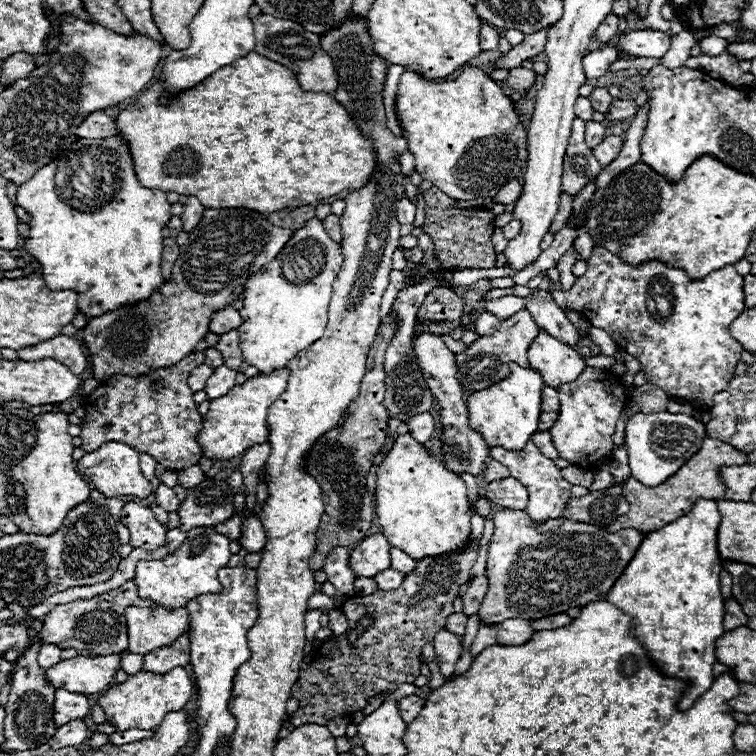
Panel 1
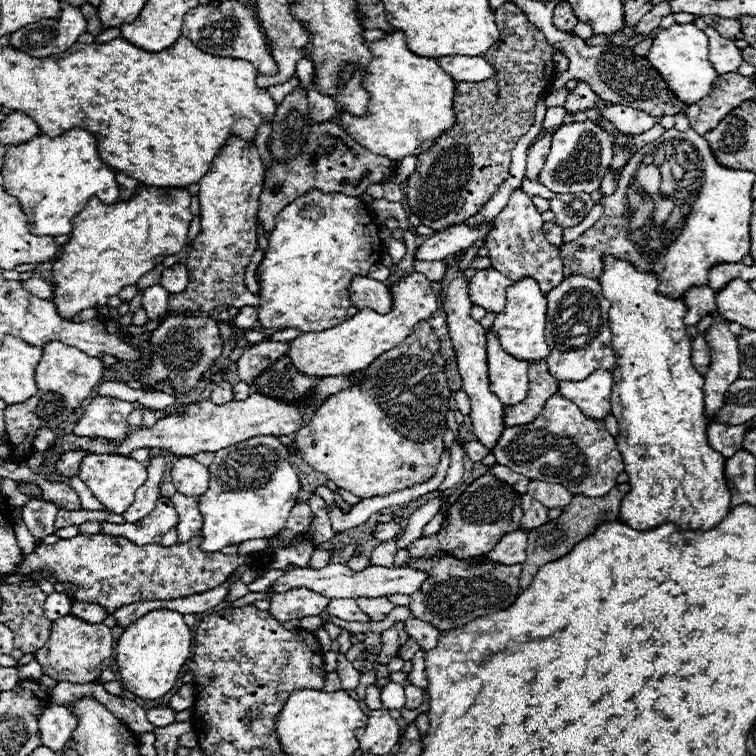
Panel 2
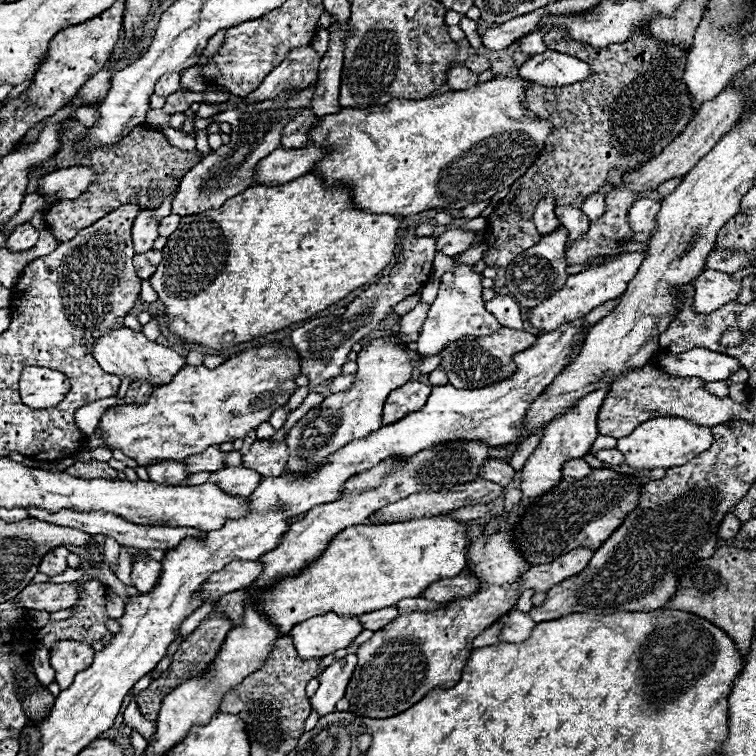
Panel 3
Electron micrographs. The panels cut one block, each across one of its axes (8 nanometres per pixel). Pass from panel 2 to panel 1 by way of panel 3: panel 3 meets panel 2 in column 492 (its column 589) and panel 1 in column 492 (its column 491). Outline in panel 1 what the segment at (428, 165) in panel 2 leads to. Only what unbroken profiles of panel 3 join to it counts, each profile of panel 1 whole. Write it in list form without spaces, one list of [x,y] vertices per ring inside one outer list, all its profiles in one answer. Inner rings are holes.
[[[438,188],[424,192],[426,202],[426,220],[422,230],[432,238],[438,262],[442,270],[450,268],[492,268],[496,262],[496,252],[492,246],[492,232],[496,228],[496,216],[486,210],[456,210],[452,208],[454,200]]]

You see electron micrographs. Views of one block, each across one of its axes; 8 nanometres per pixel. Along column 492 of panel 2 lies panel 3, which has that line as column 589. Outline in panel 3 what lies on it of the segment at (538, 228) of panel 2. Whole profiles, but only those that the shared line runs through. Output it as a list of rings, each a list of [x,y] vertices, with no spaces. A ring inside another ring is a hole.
[[[728,86],[726,90],[722,90],[714,100],[708,100],[700,106],[700,110],[696,112],[696,116],[688,122],[688,126],[684,128],[684,132],[674,138],[656,158],[650,158],[644,166],[636,168],[636,170],[628,170],[622,174],[622,186],[618,184],[610,184],[610,190],[606,194],[606,212],[602,218],[590,222],[590,230],[584,234],[584,238],[578,238],[572,246],[566,248],[566,264],[574,266],[574,264],[584,264],[586,268],[592,266],[600,266],[602,262],[612,262],[612,258],[618,258],[622,252],[626,252],[626,244],[624,240],[630,240],[634,236],[634,230],[628,226],[628,210],[632,208],[632,204],[640,198],[642,192],[648,190],[656,190],[660,184],[676,178],[676,176],[684,176],[688,170],[692,170],[692,166],[696,166],[696,162],[708,154],[708,150],[712,150],[712,146],[724,136],[728,134],[728,130],[732,130],[732,126],[738,122],[740,114],[742,114],[742,98],[740,98],[740,90],[736,90],[734,86]]]

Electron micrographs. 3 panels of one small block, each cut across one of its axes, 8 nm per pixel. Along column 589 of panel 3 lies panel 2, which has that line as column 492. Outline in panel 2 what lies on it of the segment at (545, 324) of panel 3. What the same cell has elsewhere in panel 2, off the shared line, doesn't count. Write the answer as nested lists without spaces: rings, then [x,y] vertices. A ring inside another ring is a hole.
[[[478,270],[474,278],[468,282],[468,296],[474,306],[480,306],[488,312],[502,312],[506,306],[506,290],[514,282],[496,270]]]

